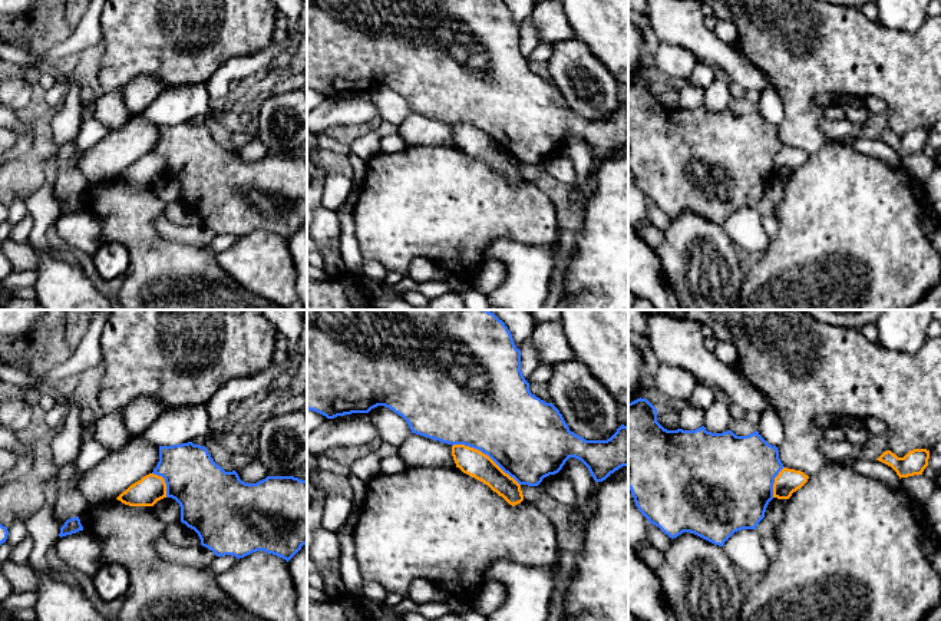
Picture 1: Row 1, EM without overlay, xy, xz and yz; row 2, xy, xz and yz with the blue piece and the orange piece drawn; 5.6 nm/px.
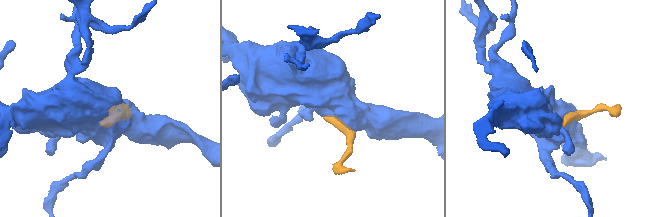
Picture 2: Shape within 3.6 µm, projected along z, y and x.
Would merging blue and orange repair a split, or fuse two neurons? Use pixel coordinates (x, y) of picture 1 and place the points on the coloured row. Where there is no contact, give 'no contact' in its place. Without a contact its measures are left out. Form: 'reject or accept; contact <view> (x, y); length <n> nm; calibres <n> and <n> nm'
accept; contact xz (486, 453); length 440 nm; calibres 480 and 150 nm

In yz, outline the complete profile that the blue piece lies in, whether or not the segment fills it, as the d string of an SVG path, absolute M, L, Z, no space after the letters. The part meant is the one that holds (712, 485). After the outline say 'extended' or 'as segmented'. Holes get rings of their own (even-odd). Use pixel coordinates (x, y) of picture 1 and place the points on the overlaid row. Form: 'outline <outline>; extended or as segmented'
outline M647 399L628 403L628 489L643 516L671 539L690 532L723 546L734 532L756 529L773 498L789 499L808 479L803 472L785 468L777 447L769 445L757 430L747 436L736 436L732 430L711 433L704 426L667 430L657 422L657 409Z; extended

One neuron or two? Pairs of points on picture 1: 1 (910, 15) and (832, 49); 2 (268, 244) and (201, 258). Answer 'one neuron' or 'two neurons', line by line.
1: two neurons
2: two neurons

